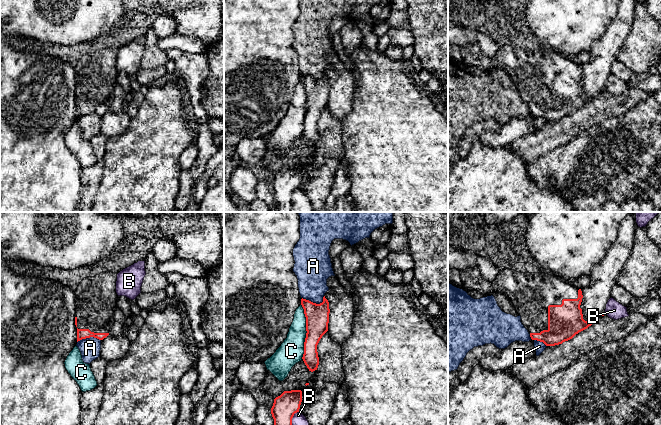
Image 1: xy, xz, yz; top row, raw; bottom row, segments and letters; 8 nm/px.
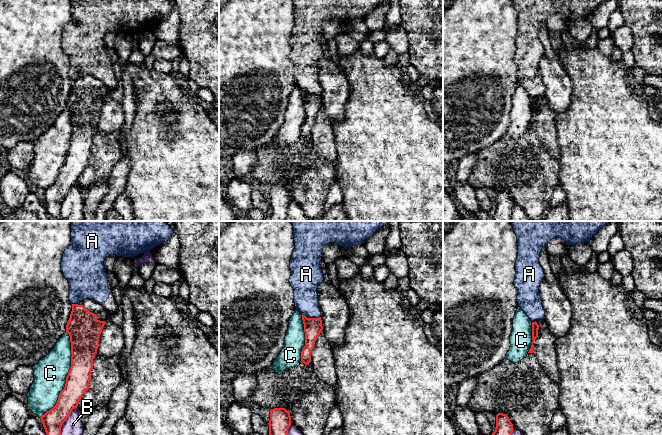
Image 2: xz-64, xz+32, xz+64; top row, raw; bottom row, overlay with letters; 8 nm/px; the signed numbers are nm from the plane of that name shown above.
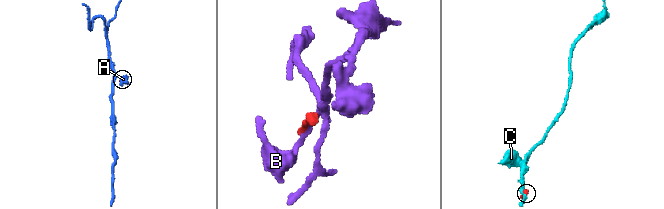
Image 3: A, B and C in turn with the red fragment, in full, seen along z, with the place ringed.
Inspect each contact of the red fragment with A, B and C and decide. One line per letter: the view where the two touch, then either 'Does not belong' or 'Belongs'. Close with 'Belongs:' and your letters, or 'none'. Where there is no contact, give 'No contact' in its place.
A: Touches red in xz. Does not belong
B: Touches red in xz. Does not belong
C: Touches red in xz. Does not belong
Belongs: none

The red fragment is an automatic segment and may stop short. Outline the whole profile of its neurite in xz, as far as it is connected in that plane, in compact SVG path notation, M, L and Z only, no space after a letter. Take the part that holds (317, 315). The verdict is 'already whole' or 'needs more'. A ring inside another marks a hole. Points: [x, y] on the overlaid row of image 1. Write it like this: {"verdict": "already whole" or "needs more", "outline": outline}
{"verdict": "already whole", "outline": "M325 296L320 304L302 298L301 305L306 317L307 331L302 359L309 371L313 372L317 370L319 365L317 345L322 336L328 331L329 302Z"}

